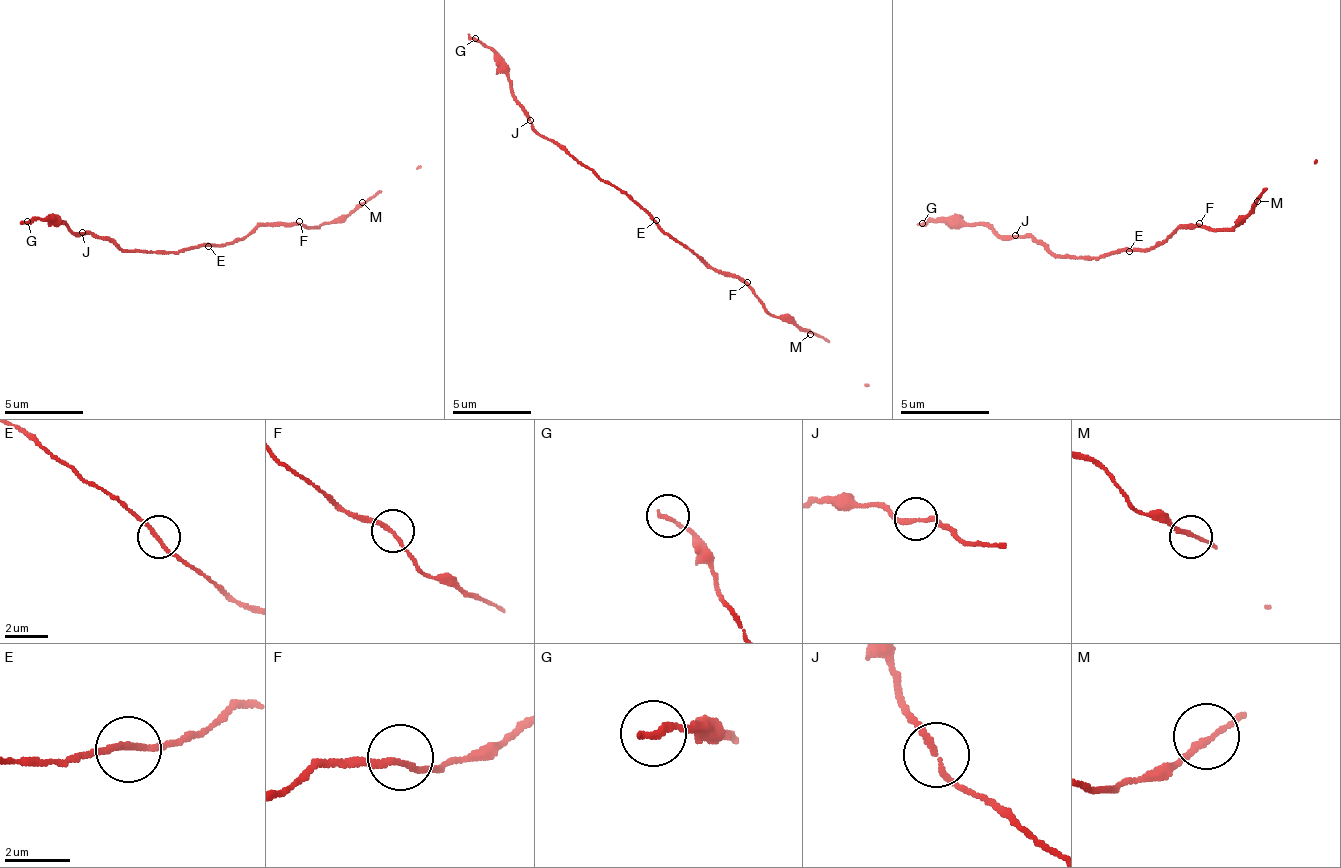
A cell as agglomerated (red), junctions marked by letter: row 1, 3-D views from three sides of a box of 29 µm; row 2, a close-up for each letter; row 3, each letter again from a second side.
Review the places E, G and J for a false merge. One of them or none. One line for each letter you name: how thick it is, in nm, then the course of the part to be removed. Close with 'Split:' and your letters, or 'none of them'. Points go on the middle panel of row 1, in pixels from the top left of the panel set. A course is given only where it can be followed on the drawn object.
Split: none of them

